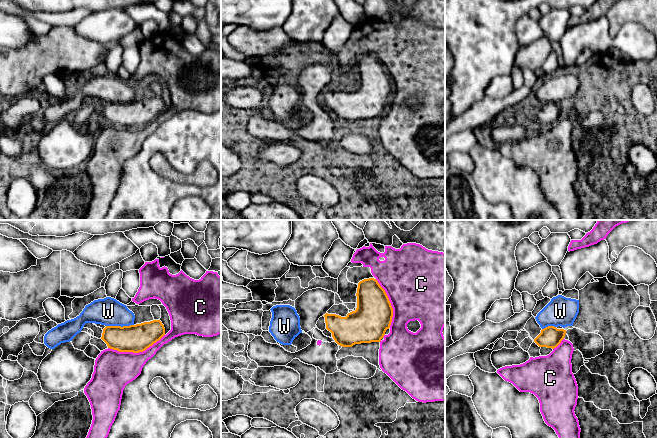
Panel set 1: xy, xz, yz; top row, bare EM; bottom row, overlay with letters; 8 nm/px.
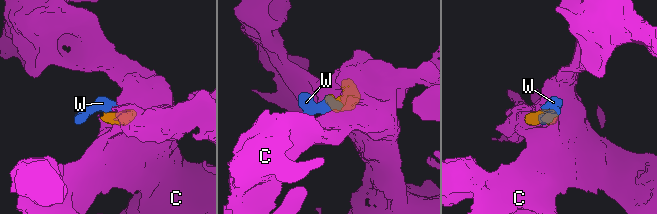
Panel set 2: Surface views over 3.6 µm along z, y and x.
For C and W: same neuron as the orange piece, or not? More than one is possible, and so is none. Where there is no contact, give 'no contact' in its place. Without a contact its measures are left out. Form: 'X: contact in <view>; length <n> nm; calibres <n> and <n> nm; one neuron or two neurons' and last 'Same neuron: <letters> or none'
C: contact in xy; length 460 nm; calibres 220 and 320 nm; two neurons
W: contact in xy; length 220 nm; calibres 220 and 220 nm; two neurons
Same neuron: none

